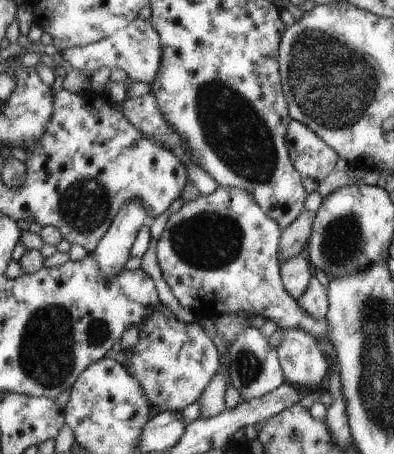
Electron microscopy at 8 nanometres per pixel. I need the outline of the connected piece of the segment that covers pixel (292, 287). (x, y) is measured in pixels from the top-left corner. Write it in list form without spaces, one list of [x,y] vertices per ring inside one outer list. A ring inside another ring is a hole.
[[[299,254],[281,262],[282,284],[295,300],[305,292],[308,280],[312,276],[311,264]]]

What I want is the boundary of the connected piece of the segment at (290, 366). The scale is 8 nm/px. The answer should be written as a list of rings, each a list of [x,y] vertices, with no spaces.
[[[285,329],[276,351],[284,380],[295,386],[313,390],[329,370],[317,342],[303,331]]]

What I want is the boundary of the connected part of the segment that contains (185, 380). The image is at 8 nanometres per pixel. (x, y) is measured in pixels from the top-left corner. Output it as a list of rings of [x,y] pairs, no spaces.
[[[163,306],[142,321],[137,330],[137,344],[130,352],[124,351],[127,364],[123,366],[138,380],[148,403],[157,407],[159,412],[167,409],[180,411],[194,400],[199,400],[220,367],[217,346],[199,323],[178,322]]]

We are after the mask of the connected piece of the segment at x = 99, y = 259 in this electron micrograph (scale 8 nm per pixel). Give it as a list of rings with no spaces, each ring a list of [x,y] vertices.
[[[137,200],[123,203],[113,218],[110,228],[102,236],[98,246],[90,253],[98,264],[98,271],[109,278],[117,274],[129,258],[129,247],[139,230],[146,225],[146,210]]]

